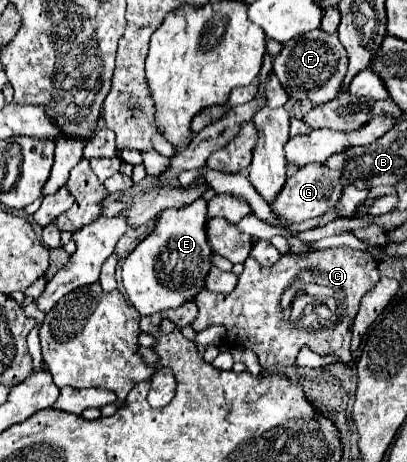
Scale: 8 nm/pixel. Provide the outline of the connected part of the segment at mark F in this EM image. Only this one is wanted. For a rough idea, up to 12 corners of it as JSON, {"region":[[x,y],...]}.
{"region":[[337,33],[283,43],[273,71],[291,99],[339,93],[347,57]]}

